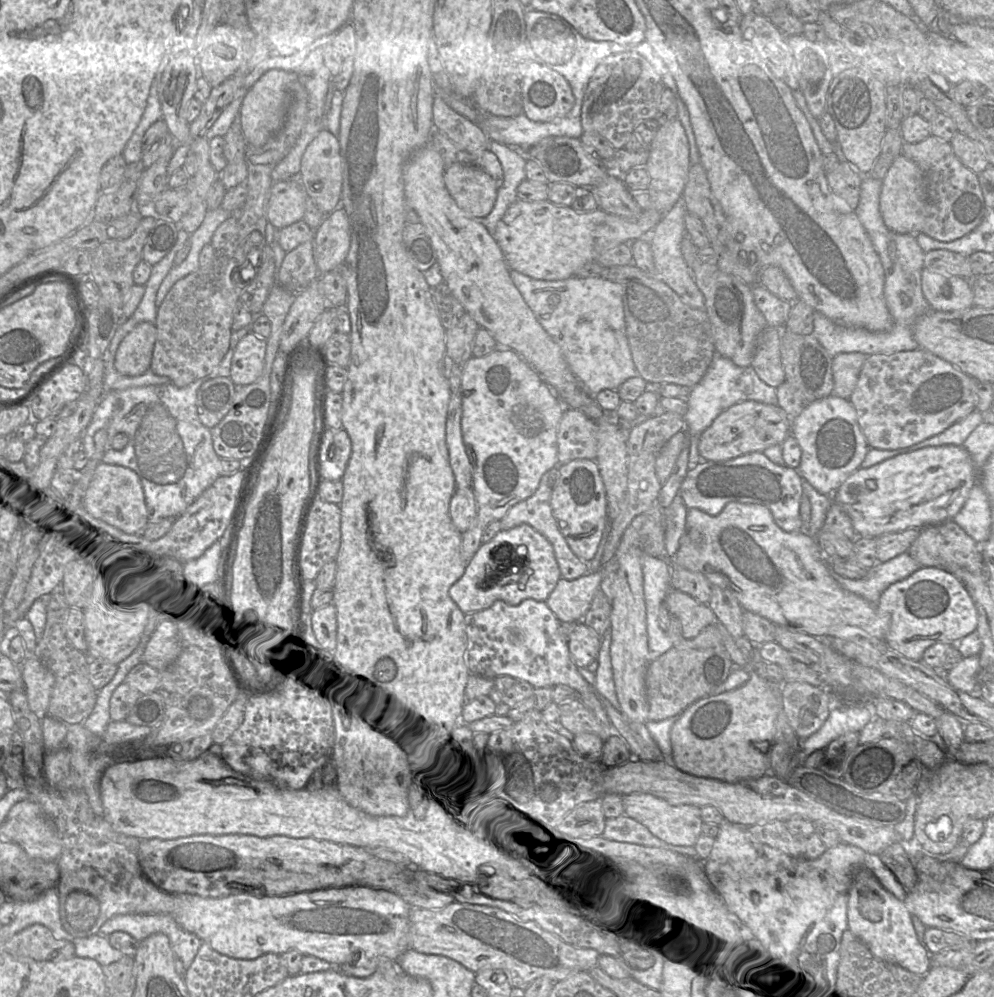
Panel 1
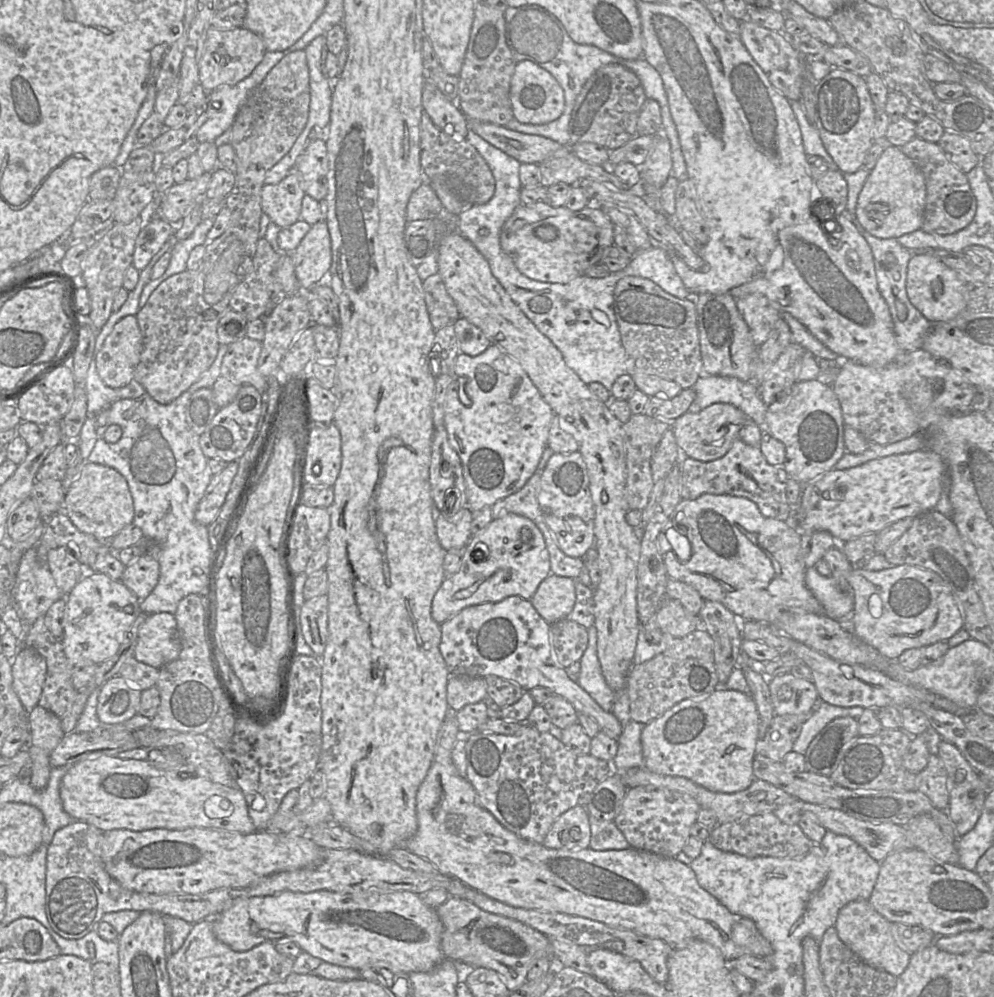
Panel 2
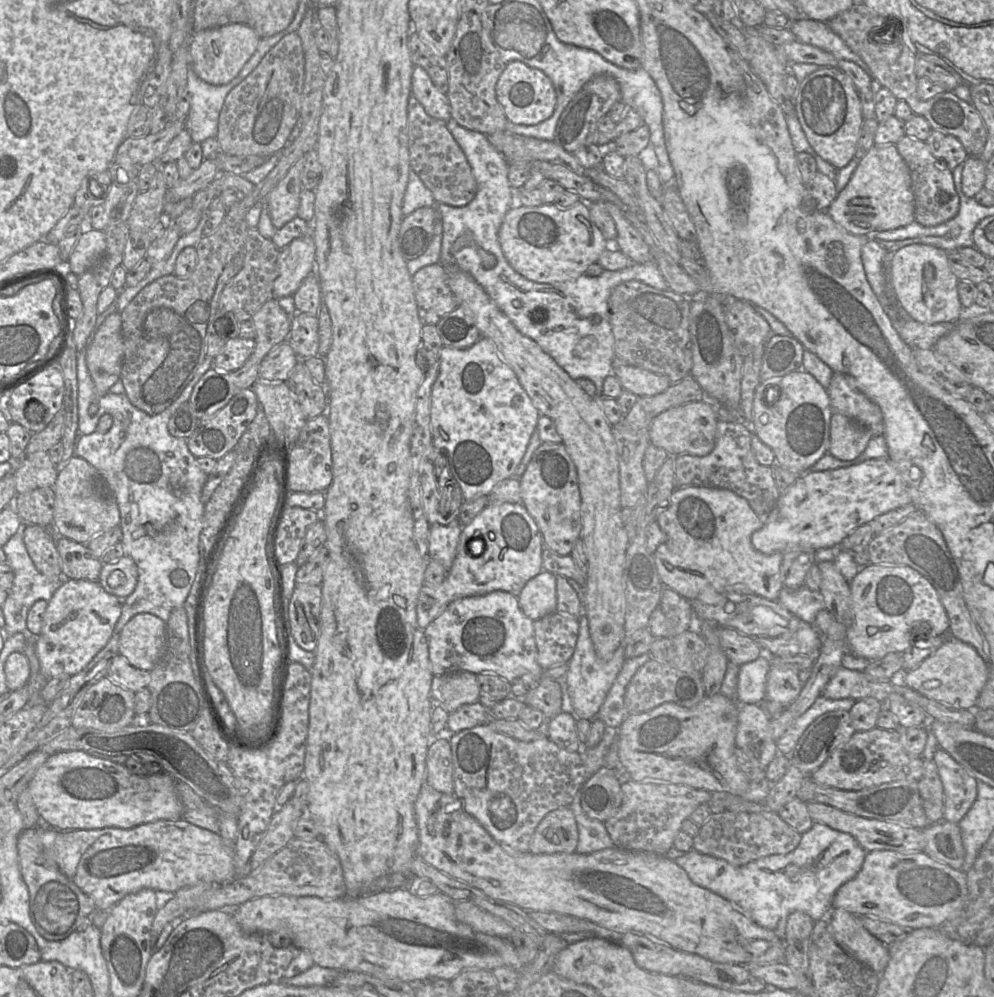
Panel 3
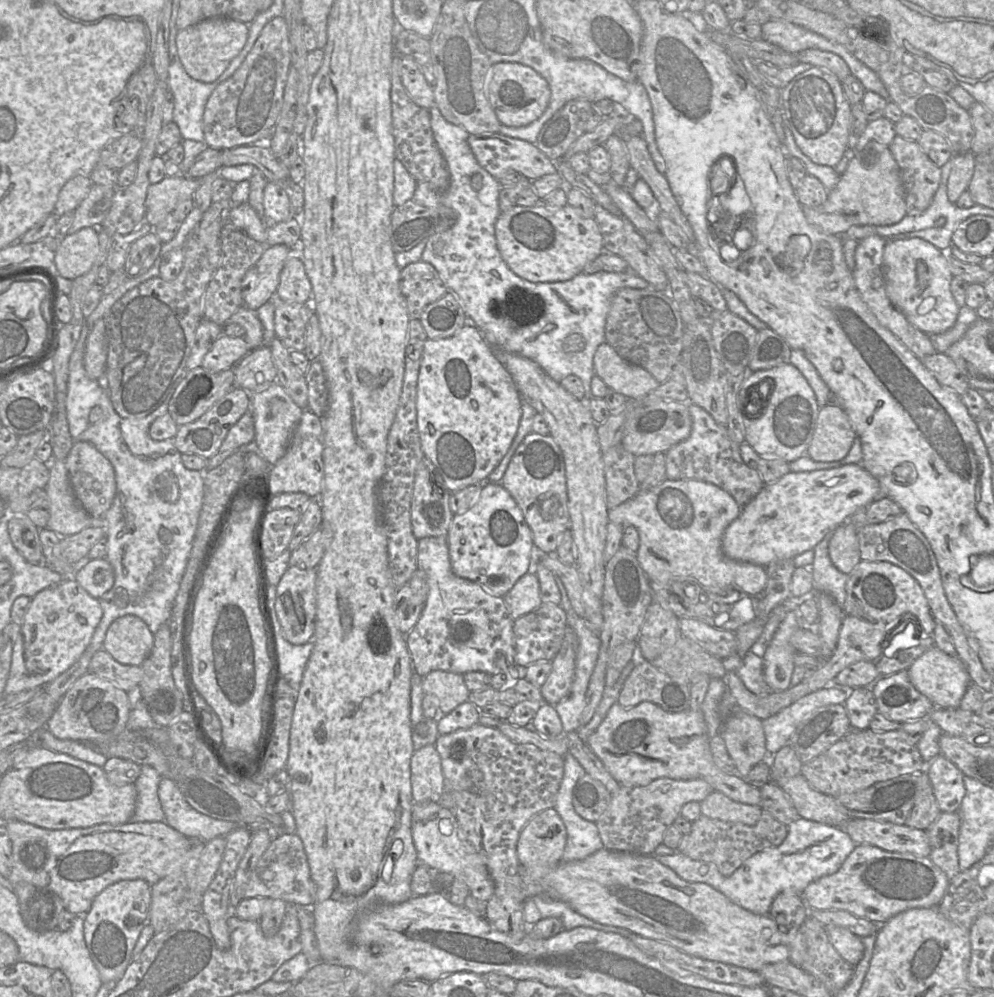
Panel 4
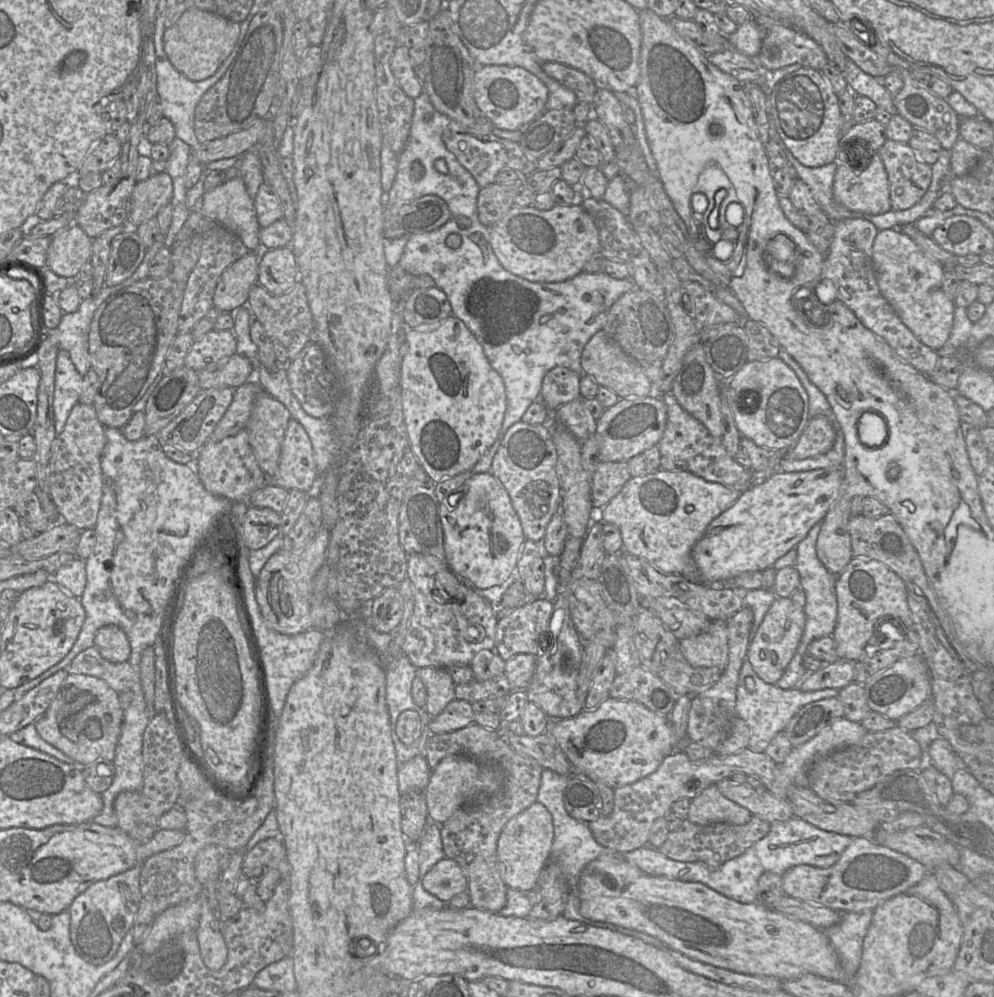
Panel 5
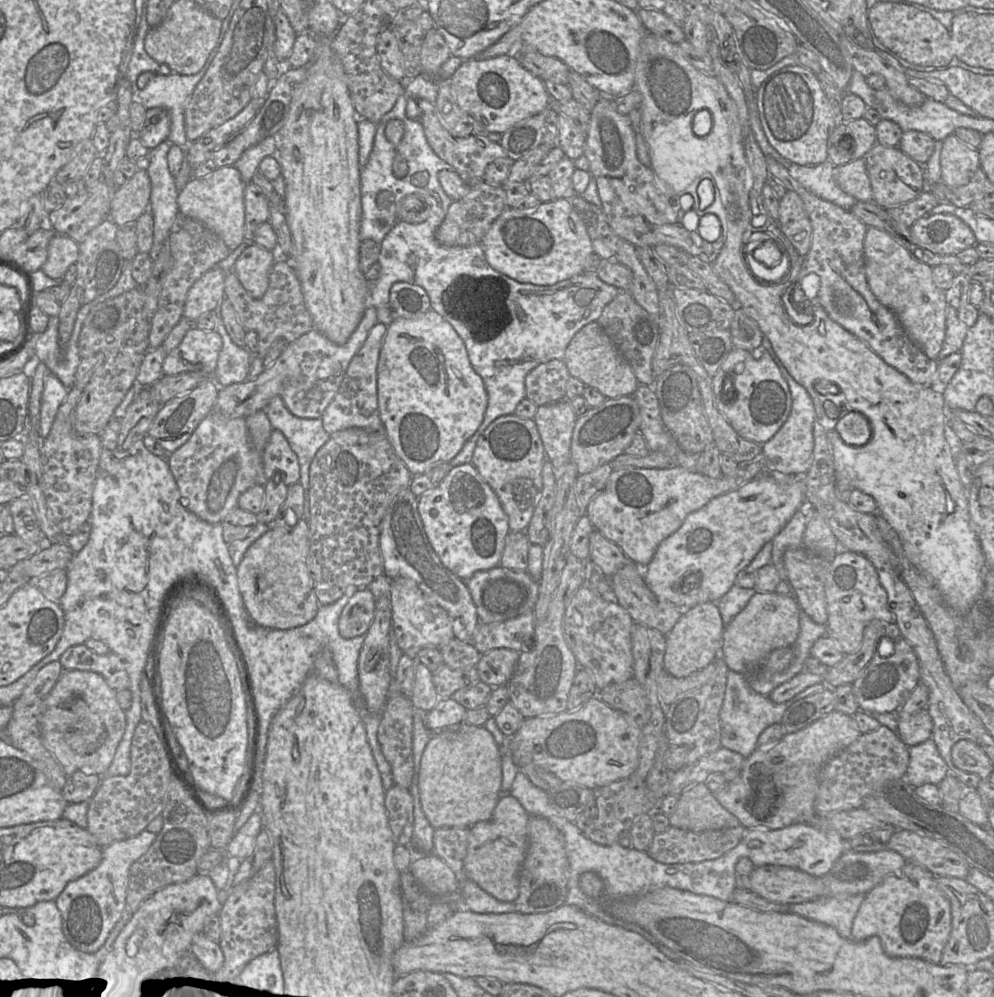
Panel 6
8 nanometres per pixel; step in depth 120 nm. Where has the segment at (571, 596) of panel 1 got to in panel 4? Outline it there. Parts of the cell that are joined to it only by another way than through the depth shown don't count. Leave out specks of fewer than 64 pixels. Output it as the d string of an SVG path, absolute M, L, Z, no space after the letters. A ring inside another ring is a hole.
M536 574L523 575L502 598L513 620L537 609L542 601Z

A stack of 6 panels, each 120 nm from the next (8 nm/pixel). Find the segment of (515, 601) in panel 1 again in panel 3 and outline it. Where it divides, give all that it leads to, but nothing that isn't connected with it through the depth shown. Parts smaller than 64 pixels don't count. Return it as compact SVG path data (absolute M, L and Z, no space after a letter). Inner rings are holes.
M521 503L487 505L462 528L456 556L446 578L436 586L423 585L416 607L418 625L425 629L450 603L460 598L494 591L508 592L517 597L525 584L543 571L542 551L540 530ZM474 539L481 539L484 543L484 550L479 556L468 552L468 544Z

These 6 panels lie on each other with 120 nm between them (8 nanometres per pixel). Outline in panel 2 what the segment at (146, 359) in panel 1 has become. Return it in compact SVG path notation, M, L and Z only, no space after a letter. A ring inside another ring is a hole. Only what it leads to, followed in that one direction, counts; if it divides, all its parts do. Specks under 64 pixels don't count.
M135 315L125 316L114 326L94 354L101 380L111 388L127 385L134 378L143 349L143 336Z

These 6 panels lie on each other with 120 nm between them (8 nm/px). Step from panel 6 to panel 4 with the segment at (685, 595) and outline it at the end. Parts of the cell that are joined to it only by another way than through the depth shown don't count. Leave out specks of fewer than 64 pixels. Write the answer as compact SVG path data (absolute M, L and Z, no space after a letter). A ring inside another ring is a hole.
M860 463L808 472L789 472L779 480L765 484L749 503L742 506L739 516L730 523L723 534L722 551L728 559L764 567L779 560L793 559L813 550L838 526L849 521L858 509L867 508L879 496L878 481Z

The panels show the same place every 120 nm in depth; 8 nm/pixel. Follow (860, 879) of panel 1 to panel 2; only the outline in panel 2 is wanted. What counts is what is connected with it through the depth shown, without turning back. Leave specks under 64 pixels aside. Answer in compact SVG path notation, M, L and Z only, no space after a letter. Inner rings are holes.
M864 899L851 901L842 907L834 924L840 940L865 964L898 977L907 968L911 954L896 944L891 935L890 926L891 922Z

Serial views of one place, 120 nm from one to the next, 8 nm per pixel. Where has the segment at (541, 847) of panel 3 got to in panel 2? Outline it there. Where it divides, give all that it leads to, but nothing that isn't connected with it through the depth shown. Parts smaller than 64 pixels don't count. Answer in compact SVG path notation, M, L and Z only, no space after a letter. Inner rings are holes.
M575 806L555 820L541 844L549 849L582 850L589 848L590 838L589 813L583 806Z

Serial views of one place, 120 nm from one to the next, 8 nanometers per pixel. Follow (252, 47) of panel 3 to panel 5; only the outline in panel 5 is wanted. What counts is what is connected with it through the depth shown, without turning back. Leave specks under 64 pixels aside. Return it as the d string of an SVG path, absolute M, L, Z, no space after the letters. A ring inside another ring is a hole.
M190 8L163 33L163 48L173 66L186 78L202 81L214 75L232 53L241 32L239 22L216 13Z

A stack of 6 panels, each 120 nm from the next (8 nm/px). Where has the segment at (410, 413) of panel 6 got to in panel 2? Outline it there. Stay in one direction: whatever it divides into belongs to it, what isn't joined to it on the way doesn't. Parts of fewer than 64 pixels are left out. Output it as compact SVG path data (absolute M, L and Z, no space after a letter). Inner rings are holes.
M490 345L483 353L477 356L470 356L464 353L457 356L454 364L454 379L448 386L444 401L444 425L448 434L449 443L458 454L462 464L466 485L466 507L473 512L486 506L492 507L496 502L519 491L527 483L536 472L542 454L547 447L549 428L554 415L553 410L543 399L521 365L501 348Z

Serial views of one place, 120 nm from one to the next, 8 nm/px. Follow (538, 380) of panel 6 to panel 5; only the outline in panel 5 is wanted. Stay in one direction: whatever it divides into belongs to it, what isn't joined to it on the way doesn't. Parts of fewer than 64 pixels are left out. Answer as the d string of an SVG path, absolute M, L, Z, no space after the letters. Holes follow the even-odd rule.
M557 366L547 372L541 386L539 400L549 411L580 397L580 376L574 371Z

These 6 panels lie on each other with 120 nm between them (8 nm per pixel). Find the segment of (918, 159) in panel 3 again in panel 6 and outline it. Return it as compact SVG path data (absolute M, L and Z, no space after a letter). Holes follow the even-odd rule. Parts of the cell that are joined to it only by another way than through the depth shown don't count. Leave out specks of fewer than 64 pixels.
M876 143L865 154L864 159L872 190L872 201L884 209L907 203L926 189L924 166L904 154L898 147Z

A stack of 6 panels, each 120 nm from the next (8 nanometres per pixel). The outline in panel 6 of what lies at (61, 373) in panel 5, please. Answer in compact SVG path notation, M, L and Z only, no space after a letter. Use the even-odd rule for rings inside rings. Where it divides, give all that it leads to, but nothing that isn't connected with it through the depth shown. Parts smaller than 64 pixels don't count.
M48 371L43 384L40 409L40 435L45 438L54 423L57 412L68 394L69 388Z

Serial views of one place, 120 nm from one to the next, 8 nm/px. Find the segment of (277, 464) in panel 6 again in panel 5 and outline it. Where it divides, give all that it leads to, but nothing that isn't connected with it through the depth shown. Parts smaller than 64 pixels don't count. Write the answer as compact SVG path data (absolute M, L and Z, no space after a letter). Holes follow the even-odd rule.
M291 419L281 445L278 472L276 475L269 477L267 481L263 481L262 487L267 484L273 484L286 490L312 492L316 488L316 480L317 470L310 438L303 426L296 420Z

